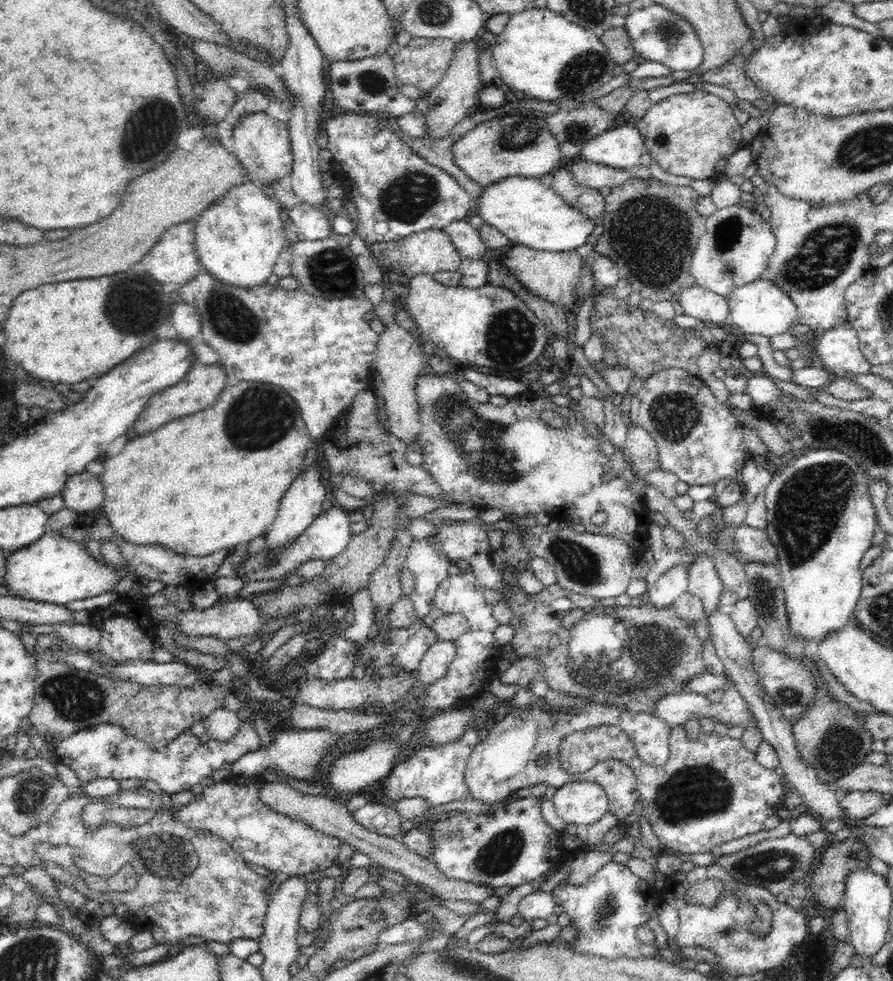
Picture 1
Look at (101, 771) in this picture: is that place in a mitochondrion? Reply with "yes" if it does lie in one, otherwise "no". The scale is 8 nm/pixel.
no

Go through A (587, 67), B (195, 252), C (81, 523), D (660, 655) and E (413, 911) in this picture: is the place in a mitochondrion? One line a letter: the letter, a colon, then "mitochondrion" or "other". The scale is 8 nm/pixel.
A: mitochondrion
B: other
C: other
D: mitochondrion
E: other

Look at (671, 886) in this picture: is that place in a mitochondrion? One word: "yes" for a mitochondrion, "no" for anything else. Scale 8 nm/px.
no

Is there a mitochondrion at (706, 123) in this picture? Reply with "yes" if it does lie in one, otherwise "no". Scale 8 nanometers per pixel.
no

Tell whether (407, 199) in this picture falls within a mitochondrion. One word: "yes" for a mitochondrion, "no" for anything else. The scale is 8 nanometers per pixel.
yes

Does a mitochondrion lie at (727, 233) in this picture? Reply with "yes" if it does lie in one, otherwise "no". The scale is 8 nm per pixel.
yes

